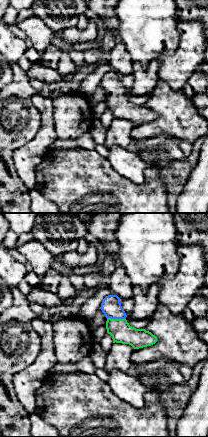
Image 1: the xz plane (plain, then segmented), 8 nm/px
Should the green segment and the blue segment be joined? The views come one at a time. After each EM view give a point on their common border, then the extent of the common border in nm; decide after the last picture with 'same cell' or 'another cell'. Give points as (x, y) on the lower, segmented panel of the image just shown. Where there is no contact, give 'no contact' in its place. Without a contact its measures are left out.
meets green at (116, 319); contact 150 nm long

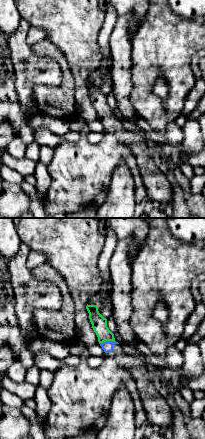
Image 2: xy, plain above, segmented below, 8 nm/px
meets green at (106, 340); contact 130 nm long

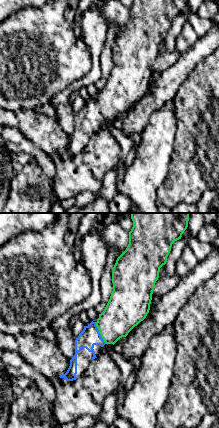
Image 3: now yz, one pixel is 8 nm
meets green at (99, 332); contact 200 nm long

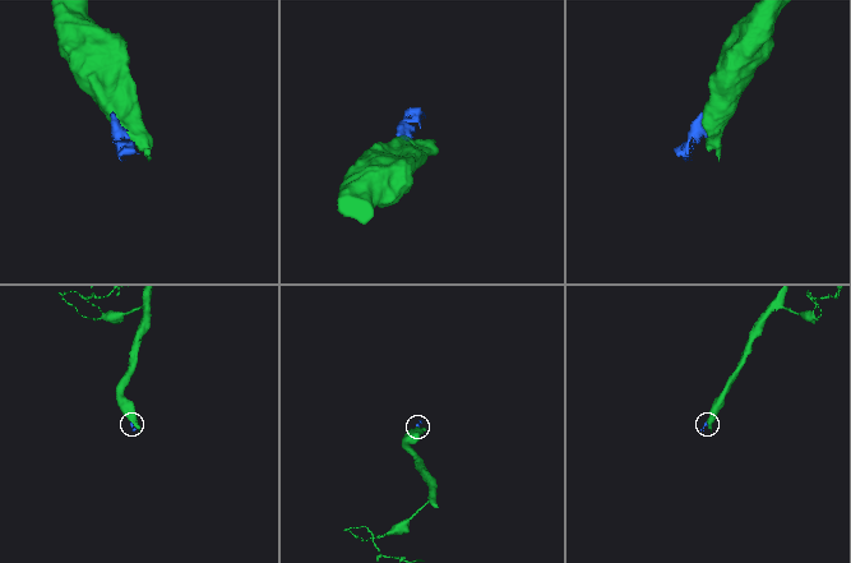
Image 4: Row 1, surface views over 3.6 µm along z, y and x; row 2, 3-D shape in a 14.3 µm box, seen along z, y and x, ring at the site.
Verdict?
same cell

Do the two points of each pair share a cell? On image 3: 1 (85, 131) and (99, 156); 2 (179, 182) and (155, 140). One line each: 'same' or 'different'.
1: different
2: different

